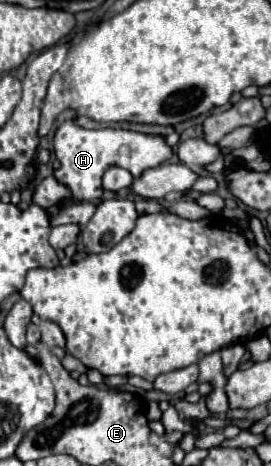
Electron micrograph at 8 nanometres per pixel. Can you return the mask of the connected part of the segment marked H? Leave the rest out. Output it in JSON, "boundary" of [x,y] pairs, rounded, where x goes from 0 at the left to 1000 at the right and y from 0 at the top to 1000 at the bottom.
{"boundary":[[[236,262],[199,292],[199,335],[221,348],[221,361],[199,365],[199,382],[258,403],[273,433],[362,429],[384,416],[376,378],[391,361],[406,356],[465,361],[494,382],[509,382],[531,365],[576,361],[598,348],[627,343],[635,330],[642,330],[635,313],[620,313],[605,292],[583,288],[524,288],[450,275],[317,279],[273,262]]]}

